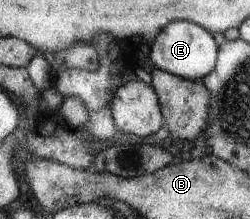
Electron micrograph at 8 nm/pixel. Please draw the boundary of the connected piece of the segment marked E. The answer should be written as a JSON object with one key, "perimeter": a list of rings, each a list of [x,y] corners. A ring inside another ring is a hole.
{"perimeter":[[[172,21],[160,31],[159,37],[150,46],[149,58],[154,68],[159,68],[179,78],[201,81],[217,64],[217,42],[211,40],[213,34],[204,27],[190,21]]]}

